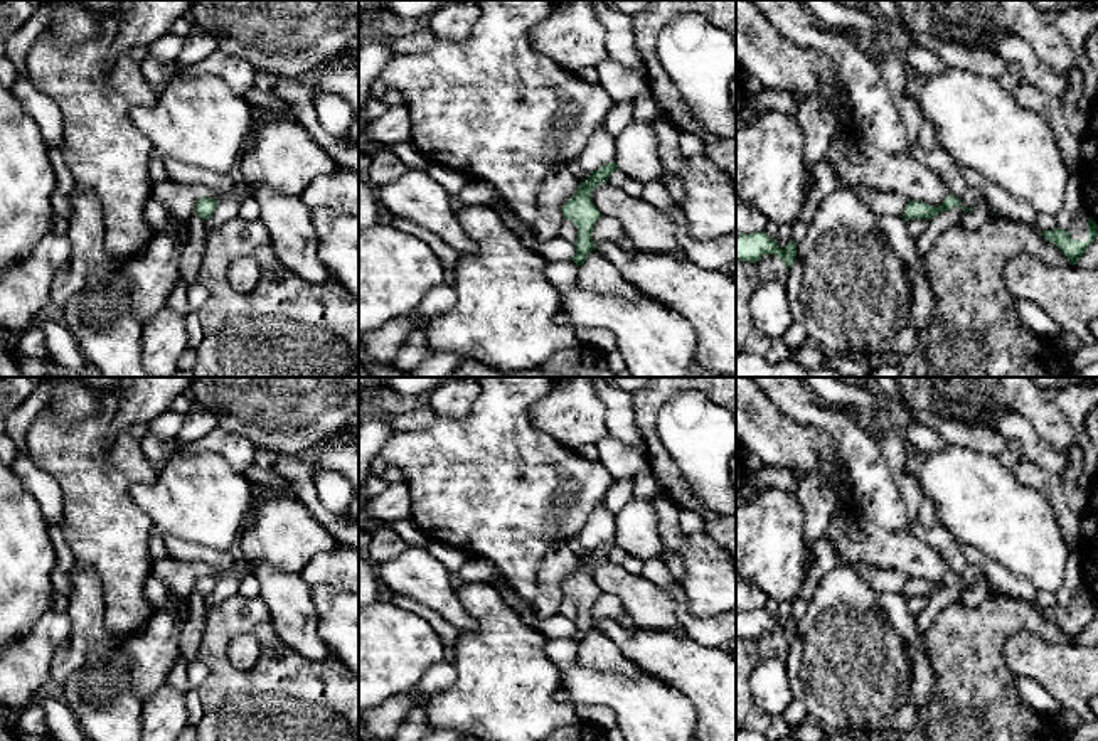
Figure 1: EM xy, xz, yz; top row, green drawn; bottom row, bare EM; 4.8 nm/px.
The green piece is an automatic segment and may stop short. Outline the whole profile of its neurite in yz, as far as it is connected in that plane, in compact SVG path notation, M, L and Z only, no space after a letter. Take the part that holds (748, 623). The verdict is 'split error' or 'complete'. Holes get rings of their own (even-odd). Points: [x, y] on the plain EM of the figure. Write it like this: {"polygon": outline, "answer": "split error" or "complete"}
{"polygon": "M765 608L754 611L736 611L736 638L758 640L765 632L778 633L786 645L792 645L797 637L797 621L788 620L785 626L776 616L771 616Z", "answer": "complete"}

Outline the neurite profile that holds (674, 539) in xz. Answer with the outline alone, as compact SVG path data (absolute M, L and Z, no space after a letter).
M662 492L652 500L657 517L658 532L667 552L665 562L674 578L680 581L685 576L685 566L680 551L687 544L687 534L679 527L679 507Z

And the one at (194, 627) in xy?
M194 588L187 596L189 603L189 616L182 626L180 640L179 640L179 657L184 657L189 665L199 662L199 648L202 643L202 637L205 632L205 600Z

